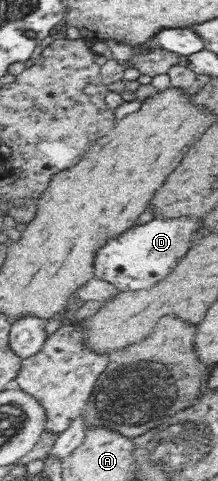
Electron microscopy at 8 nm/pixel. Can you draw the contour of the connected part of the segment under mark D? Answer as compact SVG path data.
M151 221L145 225L133 225L121 237L111 239L95 257L95 277L105 278L117 287L118 291L138 290L152 286L166 276L176 261L185 255L189 245L197 237L191 235L194 221Z

